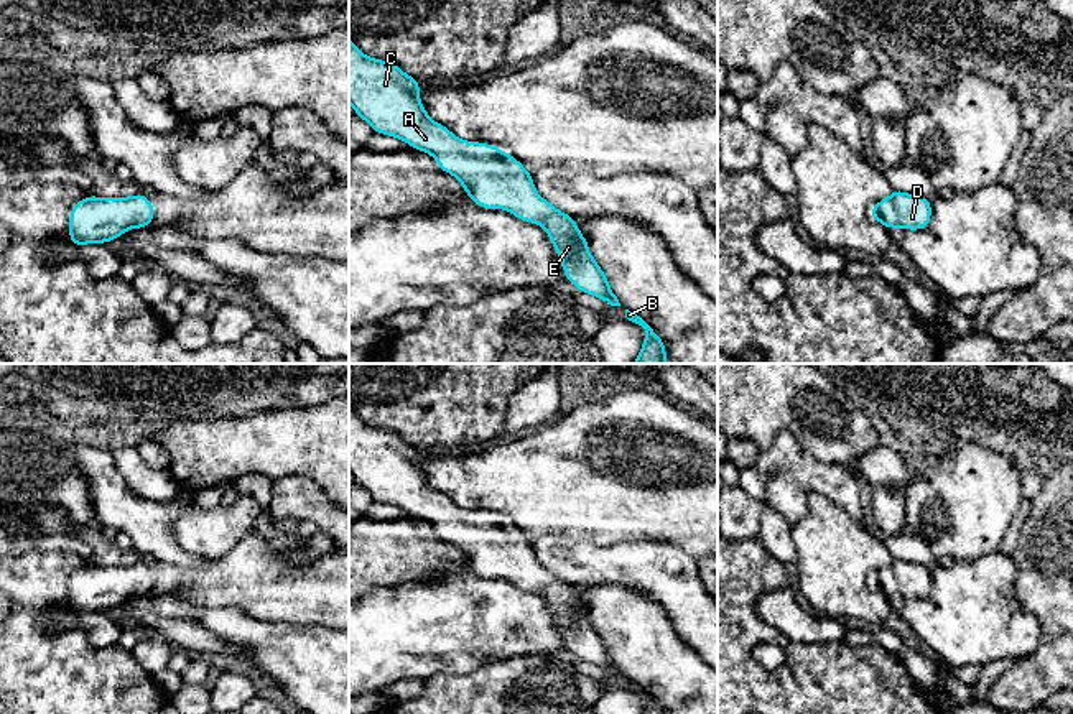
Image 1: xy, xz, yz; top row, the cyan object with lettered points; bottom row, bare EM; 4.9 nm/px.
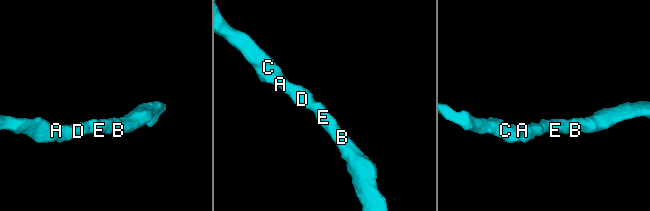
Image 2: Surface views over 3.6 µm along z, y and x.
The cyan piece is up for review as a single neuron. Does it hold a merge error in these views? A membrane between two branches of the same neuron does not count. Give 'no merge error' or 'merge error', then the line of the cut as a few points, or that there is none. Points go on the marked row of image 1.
no merge error; no cut

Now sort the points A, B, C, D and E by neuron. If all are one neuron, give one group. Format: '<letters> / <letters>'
A B C D E

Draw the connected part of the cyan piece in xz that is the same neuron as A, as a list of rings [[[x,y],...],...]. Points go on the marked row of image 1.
[[[349,38],[349,104],[374,133],[395,137],[436,158],[443,173],[458,178],[466,196],[484,209],[504,209],[523,222],[541,225],[578,291],[620,306],[609,278],[592,258],[576,217],[543,199],[533,174],[510,153],[482,141],[466,141],[428,117],[418,99],[421,82],[400,66],[365,56]]]

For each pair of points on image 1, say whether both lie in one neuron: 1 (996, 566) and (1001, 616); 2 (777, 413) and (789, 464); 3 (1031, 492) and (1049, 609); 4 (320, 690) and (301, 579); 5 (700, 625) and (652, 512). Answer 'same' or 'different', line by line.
1: same
2: different
3: different
4: different
5: different

